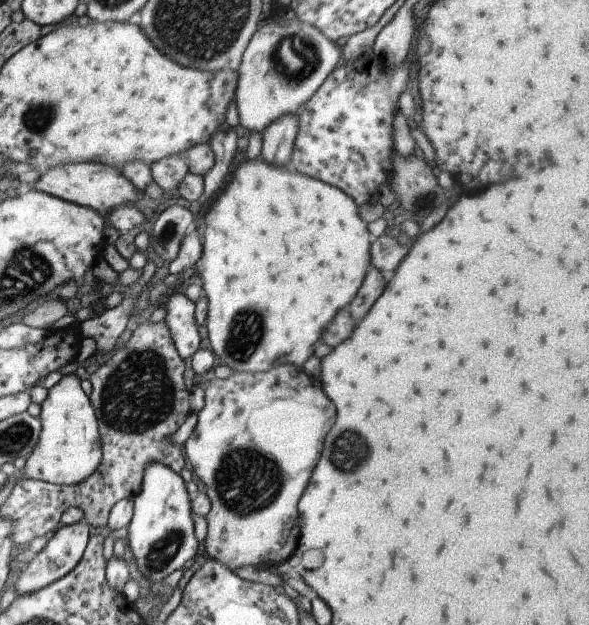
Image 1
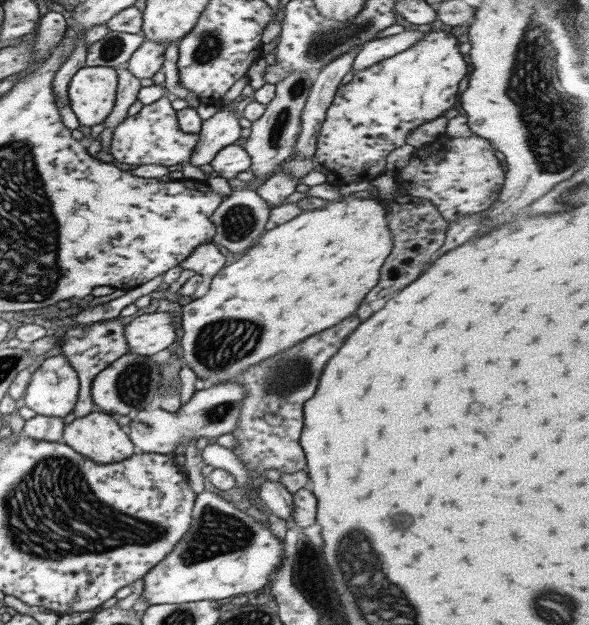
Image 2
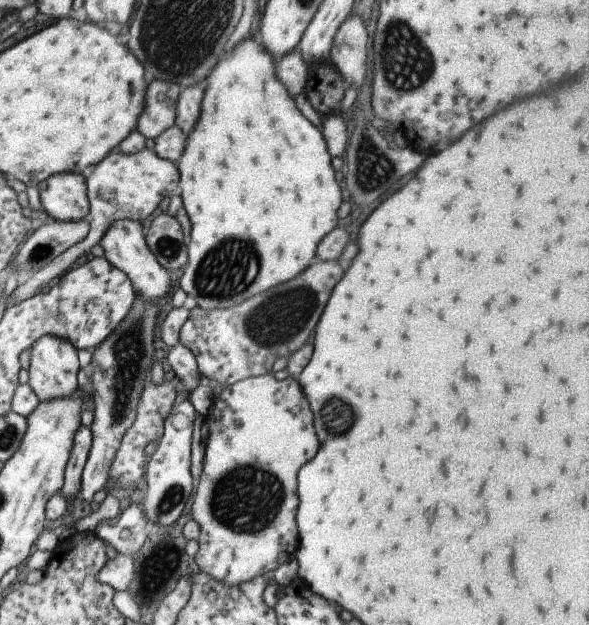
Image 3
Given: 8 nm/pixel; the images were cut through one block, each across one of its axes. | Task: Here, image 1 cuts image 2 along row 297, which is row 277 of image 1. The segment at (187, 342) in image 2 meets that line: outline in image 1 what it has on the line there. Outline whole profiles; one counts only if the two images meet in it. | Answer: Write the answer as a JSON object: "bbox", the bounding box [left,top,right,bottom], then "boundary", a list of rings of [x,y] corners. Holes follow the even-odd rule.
{"bbox":[194,160,369,373],"boundary":[[[261,160],[243,162],[234,170],[227,188],[219,194],[209,205],[205,213],[203,228],[203,240],[200,260],[194,265],[196,273],[203,278],[203,287],[206,299],[205,328],[207,340],[212,354],[227,366],[232,372],[261,373],[275,365],[303,366],[303,362],[315,352],[315,344],[321,340],[321,334],[327,328],[327,322],[331,322],[331,316],[337,314],[343,306],[347,306],[365,276],[365,270],[369,266],[369,234],[365,228],[365,222],[359,218],[355,204],[349,196],[341,194],[341,190],[327,186],[323,182],[317,182],[313,178],[305,178],[289,166],[293,174],[289,174],[285,168],[273,168],[263,164]]]}

